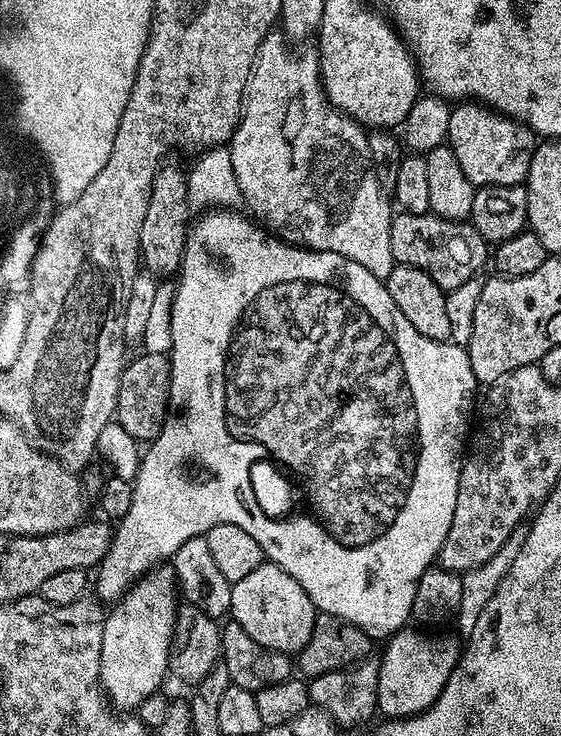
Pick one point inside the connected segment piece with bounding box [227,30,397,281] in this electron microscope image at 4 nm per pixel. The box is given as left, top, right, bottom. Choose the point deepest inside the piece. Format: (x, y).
(304, 168)

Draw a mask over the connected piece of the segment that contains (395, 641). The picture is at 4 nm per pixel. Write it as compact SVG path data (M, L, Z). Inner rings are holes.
M408 626L394 633L383 645L384 657L378 660L380 673L376 695L376 706L381 717L405 720L408 716L417 716L442 694L442 686L446 686L454 666L461 658L462 644L452 636L431 636L428 632L431 631Z

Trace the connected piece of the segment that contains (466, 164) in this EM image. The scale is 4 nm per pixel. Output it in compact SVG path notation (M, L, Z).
M460 102L449 114L446 143L450 150L454 150L454 158L458 160L458 166L462 166L462 174L466 174L466 178L470 178L472 185L478 189L524 184L538 137L524 124L509 120L479 102Z

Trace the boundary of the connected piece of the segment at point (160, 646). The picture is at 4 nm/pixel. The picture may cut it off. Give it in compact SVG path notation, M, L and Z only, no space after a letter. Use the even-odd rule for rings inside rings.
M157 566L141 576L119 600L111 605L104 618L102 630L102 658L100 659L100 684L111 707L139 709L140 703L150 694L161 691L160 683L170 672L170 653L174 647L176 614L178 611L178 581L171 567Z

